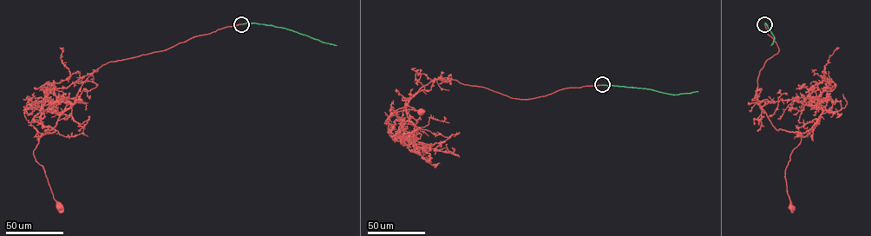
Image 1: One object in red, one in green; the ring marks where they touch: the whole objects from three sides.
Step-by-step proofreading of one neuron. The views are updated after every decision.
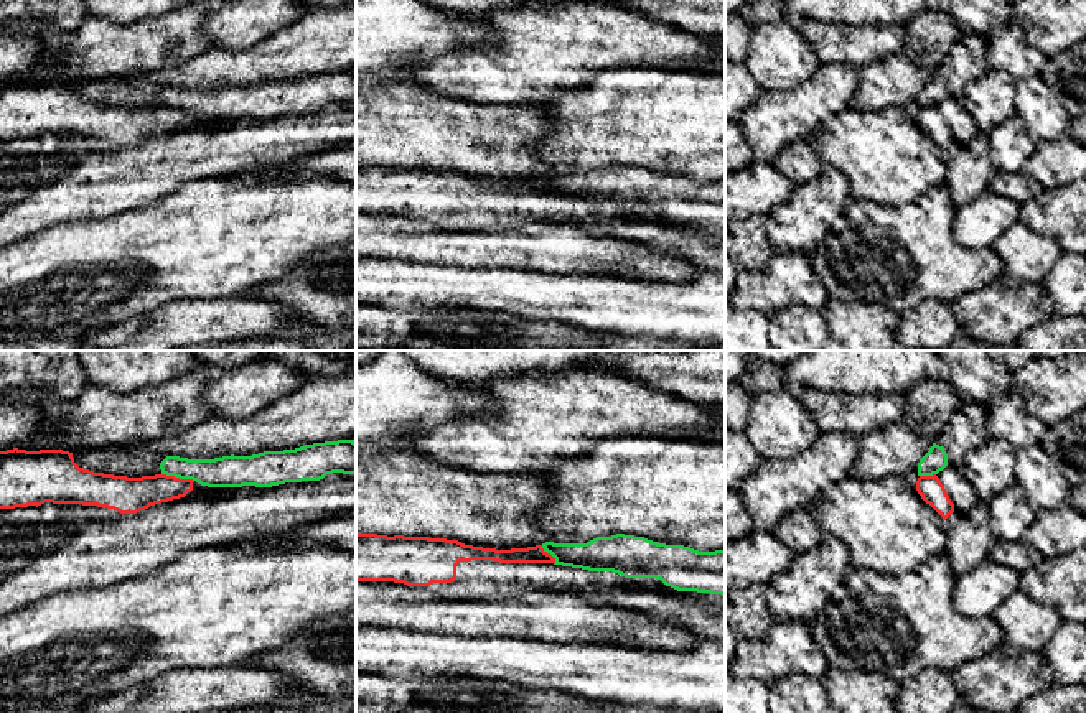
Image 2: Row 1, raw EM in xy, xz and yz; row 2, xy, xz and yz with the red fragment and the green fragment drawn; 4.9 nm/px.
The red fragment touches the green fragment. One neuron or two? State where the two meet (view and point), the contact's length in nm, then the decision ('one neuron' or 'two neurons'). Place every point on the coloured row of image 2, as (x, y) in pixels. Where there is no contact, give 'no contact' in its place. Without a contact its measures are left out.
contact xy (178, 478); length 170 nm; two neurons

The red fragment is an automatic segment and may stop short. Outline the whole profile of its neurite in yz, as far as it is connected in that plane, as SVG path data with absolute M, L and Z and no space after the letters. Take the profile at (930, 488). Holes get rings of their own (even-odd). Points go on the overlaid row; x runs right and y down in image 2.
M946 466L933 476L920 476L916 491L946 520L954 510L969 514L981 501L962 469Z

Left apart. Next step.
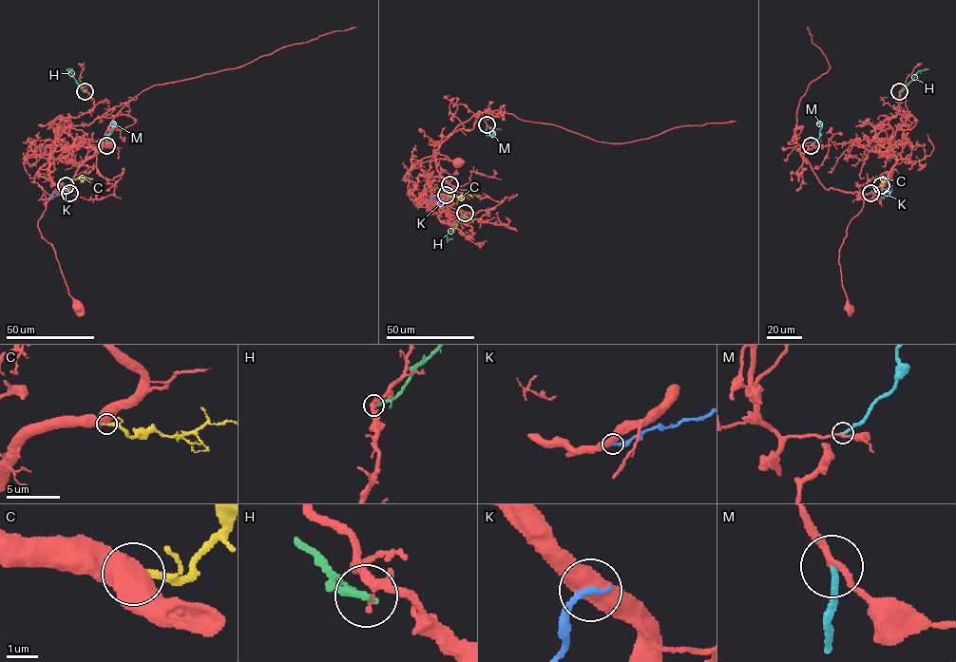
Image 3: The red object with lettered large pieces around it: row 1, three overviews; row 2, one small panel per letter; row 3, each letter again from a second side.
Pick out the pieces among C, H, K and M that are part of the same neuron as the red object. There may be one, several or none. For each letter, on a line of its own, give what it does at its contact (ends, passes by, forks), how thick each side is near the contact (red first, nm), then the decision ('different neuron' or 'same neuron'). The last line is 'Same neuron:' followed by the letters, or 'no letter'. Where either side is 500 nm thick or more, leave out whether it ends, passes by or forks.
C: calibres 600 and 240 nm; same neuron
H: it ends; calibres 240 and 240 nm; different neuron
K: calibres 550 and 200 nm; different neuron
M: it ends; calibres 190 and 200 nm; same neuron
Same neuron: C, M

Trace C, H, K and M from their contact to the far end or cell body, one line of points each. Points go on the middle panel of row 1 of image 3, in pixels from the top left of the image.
C: (446, 195), (472, 197)
H: (465, 213), (449, 232), (447, 238), (452, 238)
K: (449, 184), (439, 205), (430, 198), (433, 198)
M: (487, 124), (487, 133), (492, 136), (495, 131)

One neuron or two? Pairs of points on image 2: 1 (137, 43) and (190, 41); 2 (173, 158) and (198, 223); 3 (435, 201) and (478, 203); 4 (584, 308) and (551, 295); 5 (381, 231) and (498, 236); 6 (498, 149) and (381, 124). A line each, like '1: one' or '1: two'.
1: one
2: two
3: one
4: one
5: one
6: one

